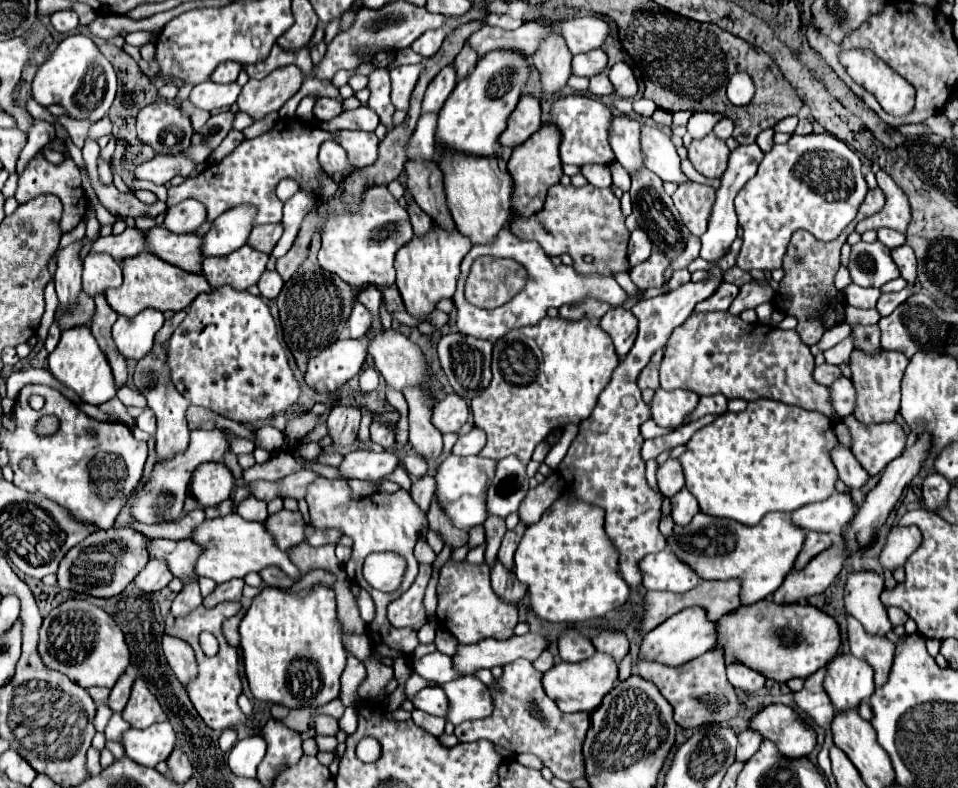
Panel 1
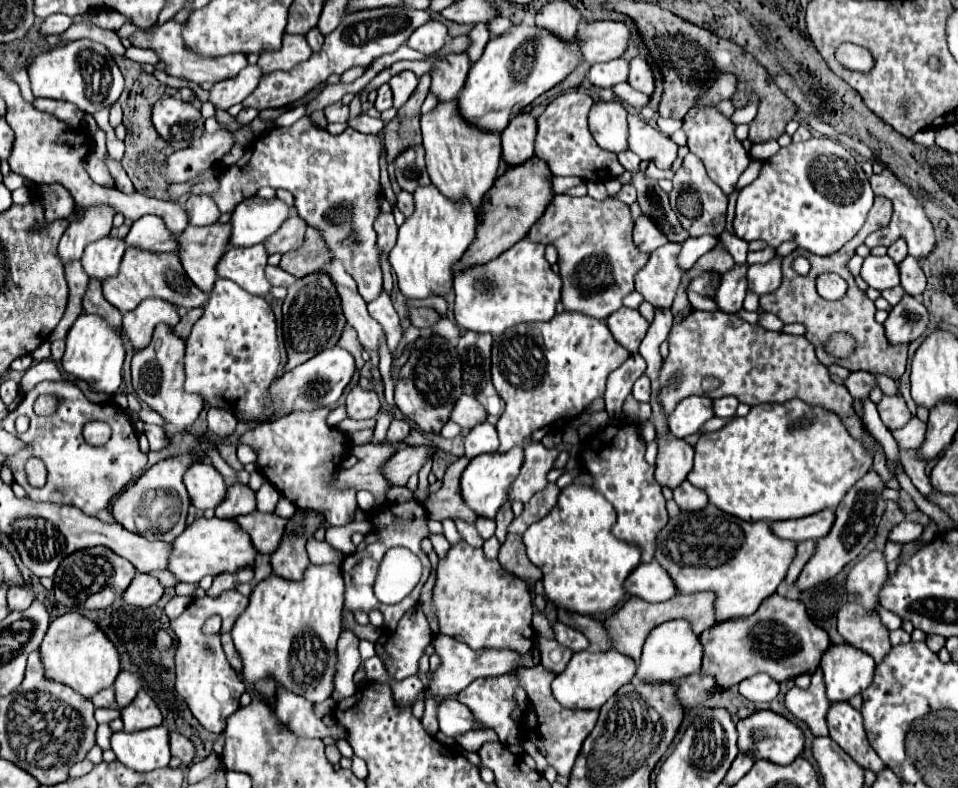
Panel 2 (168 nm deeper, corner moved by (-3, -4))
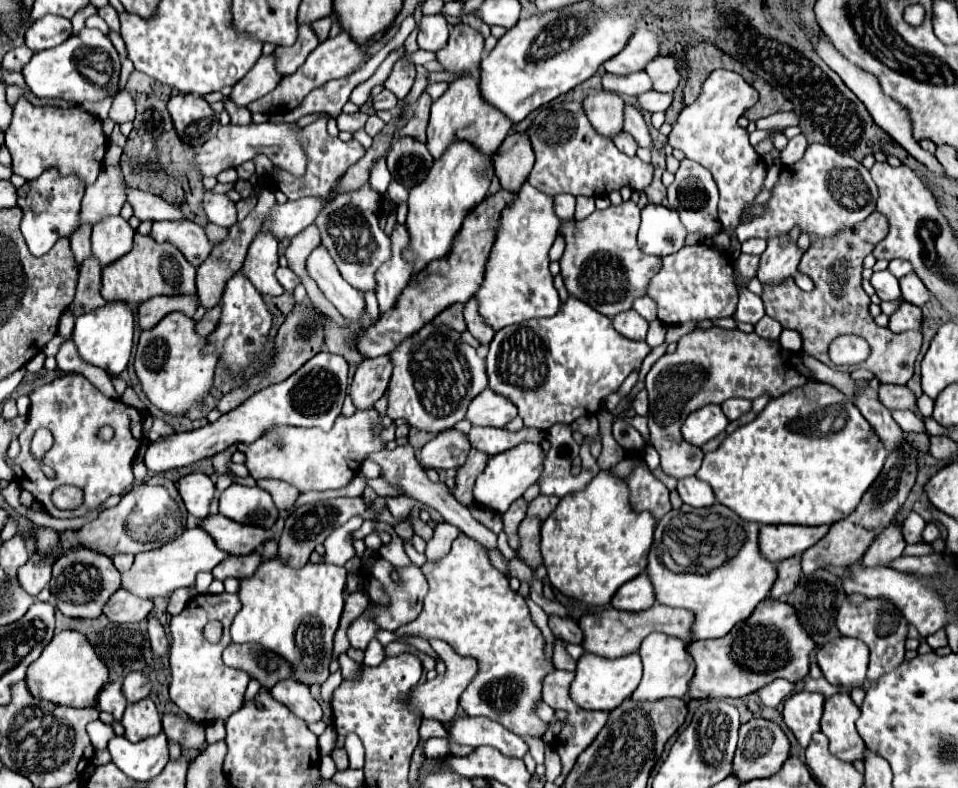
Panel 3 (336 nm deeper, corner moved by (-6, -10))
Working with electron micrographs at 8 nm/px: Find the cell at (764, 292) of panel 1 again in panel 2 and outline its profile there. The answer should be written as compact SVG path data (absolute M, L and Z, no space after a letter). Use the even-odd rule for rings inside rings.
M773 258L763 266L749 266L747 270L747 288L757 296L775 292L781 284L781 258Z

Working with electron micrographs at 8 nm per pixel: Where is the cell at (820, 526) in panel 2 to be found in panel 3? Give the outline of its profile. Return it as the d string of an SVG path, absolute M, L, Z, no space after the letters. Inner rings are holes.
M762 524L760 526L760 552L766 560L780 562L802 554L816 544L828 526L788 526L788 524Z

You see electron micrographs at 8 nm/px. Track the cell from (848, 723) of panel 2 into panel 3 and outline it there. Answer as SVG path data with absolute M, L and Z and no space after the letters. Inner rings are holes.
M848 692L834 694L824 702L824 714L820 730L830 740L830 752L844 762L864 758L864 740L856 732L856 720L860 716L858 706L852 702Z

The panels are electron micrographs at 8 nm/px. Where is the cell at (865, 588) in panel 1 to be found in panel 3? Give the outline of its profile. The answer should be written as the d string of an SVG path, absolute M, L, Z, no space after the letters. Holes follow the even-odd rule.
M892 522L870 544L868 552L862 558L862 564L864 566L886 566L888 562L902 556L904 546L906 546L906 540L904 540L904 536L900 532L900 526L896 522Z

